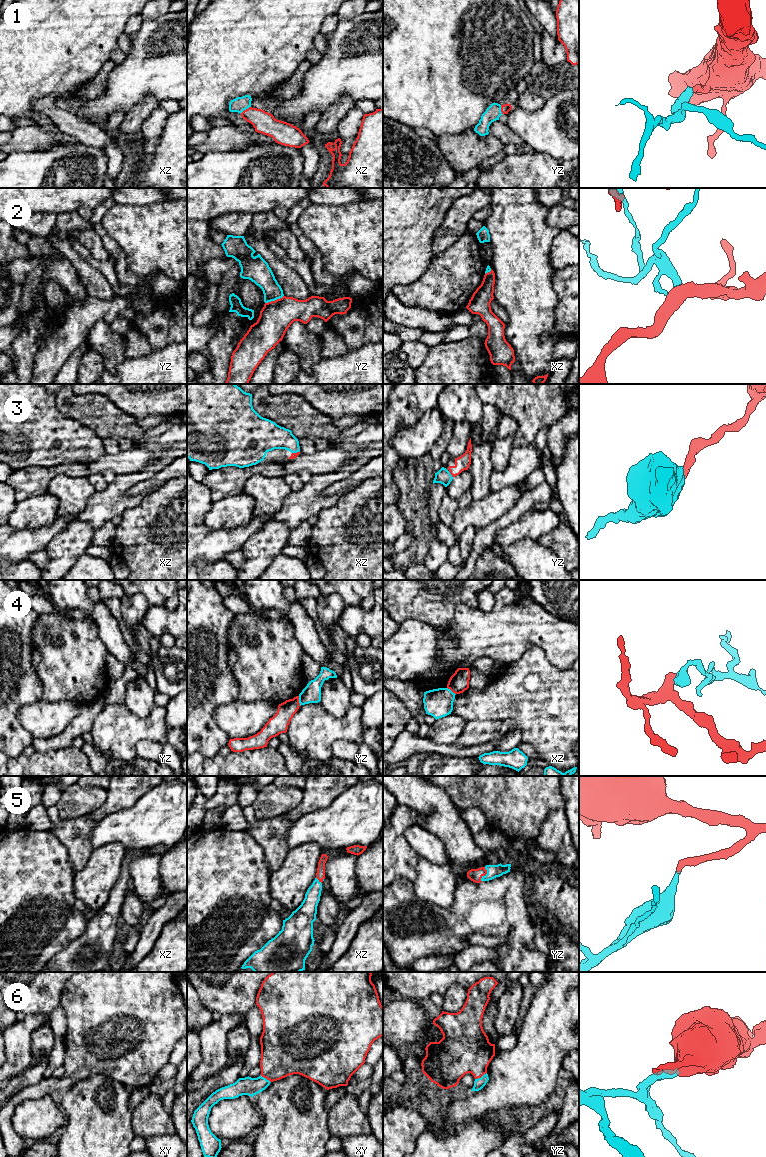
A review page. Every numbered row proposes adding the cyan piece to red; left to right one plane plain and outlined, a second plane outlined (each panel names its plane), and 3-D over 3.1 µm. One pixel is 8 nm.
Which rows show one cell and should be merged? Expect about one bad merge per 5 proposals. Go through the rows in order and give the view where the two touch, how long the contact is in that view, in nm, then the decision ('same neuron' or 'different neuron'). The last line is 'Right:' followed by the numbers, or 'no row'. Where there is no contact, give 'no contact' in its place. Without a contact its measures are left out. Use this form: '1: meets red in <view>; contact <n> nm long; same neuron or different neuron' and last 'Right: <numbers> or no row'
1: meets red in xz; contact 110 nm long; same neuron
2: meets red in yz; contact 170 nm long; same neuron
3: meets red in yz; contact 70 nm long; same neuron
4: meets red in yz; contact 80 nm long; different neuron
5: meets red in yz; contact 120 nm long; same neuron
6: meets red in yz; contact 110 nm long; same neuron
Right: 1, 2, 3, 5, 6

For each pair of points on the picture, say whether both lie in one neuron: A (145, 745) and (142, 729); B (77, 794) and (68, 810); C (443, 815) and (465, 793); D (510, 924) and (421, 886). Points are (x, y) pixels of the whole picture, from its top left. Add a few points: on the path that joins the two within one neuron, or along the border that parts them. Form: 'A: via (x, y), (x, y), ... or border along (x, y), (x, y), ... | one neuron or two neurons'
A: border along (156, 741), (141, 740), (137, 744), (135, 756) | two neurons
B: via (75, 798), (75, 801), (70, 806) | one neuron
C: border along (438, 786), (446, 792), (460, 809) | two neurons
D: border along (458, 883), (449, 906), (430, 904) | two neurons

